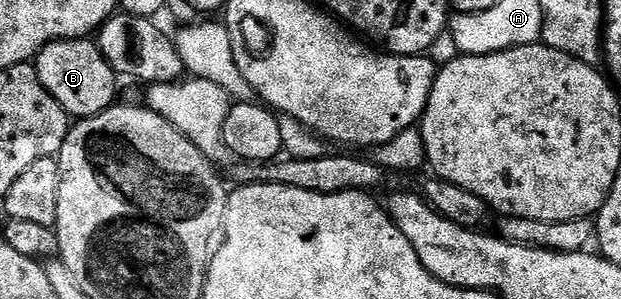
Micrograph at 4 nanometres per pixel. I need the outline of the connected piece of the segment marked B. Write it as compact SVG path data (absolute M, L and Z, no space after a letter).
M59 39L41 49L34 66L42 85L73 120L89 119L113 106L118 76L102 57L100 48L88 39Z

